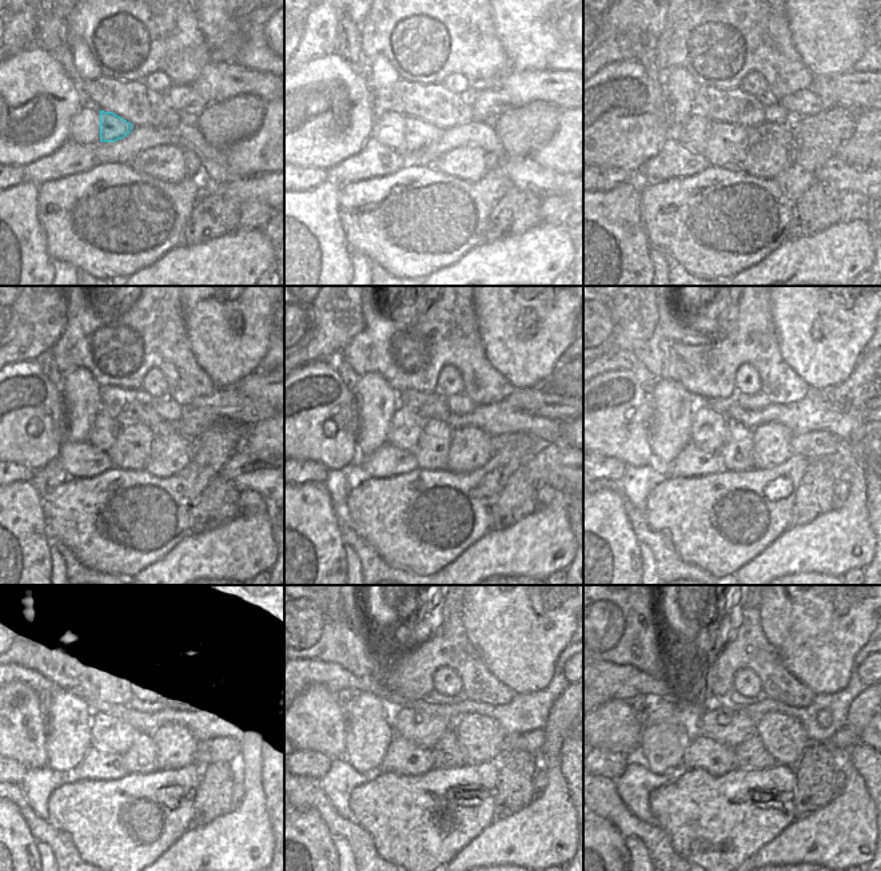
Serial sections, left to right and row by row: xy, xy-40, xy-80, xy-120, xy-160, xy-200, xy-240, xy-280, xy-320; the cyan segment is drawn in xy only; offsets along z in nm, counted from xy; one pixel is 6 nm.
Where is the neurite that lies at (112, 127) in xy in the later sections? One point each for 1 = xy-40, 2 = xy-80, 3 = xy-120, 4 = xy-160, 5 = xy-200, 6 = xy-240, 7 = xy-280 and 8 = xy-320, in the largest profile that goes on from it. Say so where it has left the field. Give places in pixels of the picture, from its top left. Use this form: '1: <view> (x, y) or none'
1: xy-40 (418, 134)
2: xy-80 (726, 144)
3: xy-120 (132, 445)
4: xy-160 (433, 448)
5: xy-200 (736, 453)
6: xy-240 (142, 756)
7: xy-280 (447, 752)
8: xy-320 (749, 755)

